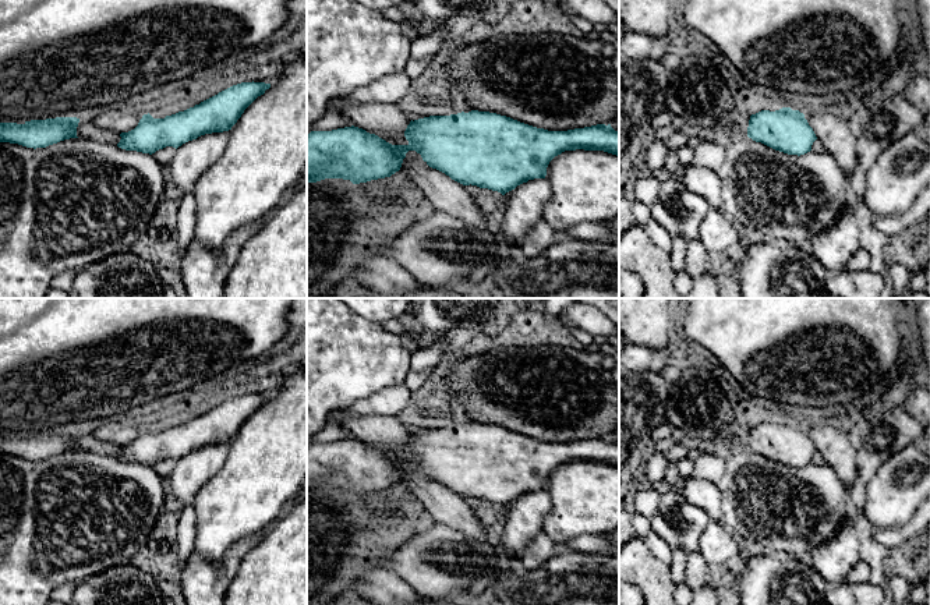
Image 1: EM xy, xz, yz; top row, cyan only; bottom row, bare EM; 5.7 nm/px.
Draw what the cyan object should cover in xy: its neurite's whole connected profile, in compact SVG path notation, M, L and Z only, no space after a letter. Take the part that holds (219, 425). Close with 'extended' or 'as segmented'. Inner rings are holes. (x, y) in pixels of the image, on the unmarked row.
M241 395L165 431L144 427L134 442L120 446L117 459L152 467L166 459L177 461L205 446L229 443L244 422L269 400L270 396L265 395Z; as segmented

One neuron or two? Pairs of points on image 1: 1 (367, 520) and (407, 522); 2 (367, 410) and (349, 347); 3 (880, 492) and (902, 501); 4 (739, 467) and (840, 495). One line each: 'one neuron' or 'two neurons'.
1: one neuron
2: two neurons
3: one neuron
4: one neuron

